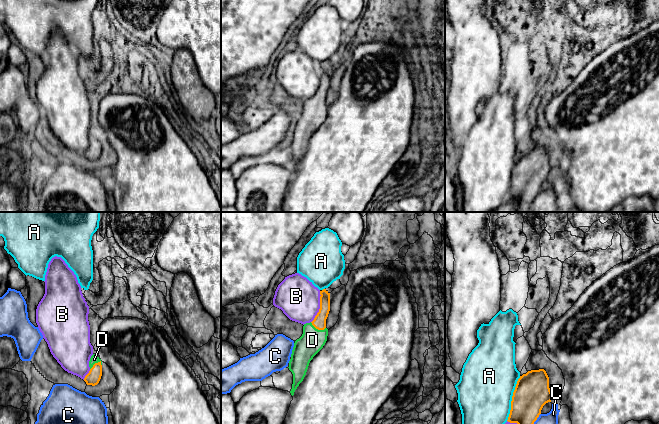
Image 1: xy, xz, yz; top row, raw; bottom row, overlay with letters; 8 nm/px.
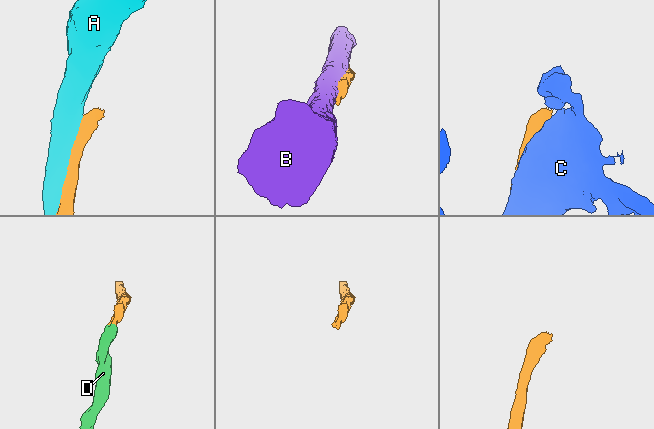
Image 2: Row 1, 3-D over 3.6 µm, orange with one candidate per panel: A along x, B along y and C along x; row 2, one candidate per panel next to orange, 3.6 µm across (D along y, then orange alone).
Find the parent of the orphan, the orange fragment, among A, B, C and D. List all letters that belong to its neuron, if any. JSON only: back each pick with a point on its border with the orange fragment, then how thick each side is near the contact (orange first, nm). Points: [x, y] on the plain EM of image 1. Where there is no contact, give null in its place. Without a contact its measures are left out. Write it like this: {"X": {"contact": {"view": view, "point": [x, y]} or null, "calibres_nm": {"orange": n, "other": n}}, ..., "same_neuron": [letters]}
{"D": {"contact": {"view": "xz", "point": [318, 105]}, "calibres_nm": {"orange": 110, "other": 190}}, "same_neuron": ["D"]}

